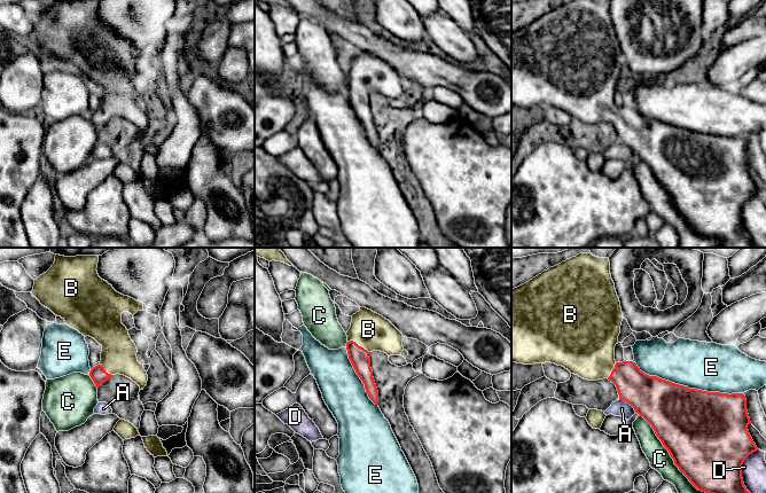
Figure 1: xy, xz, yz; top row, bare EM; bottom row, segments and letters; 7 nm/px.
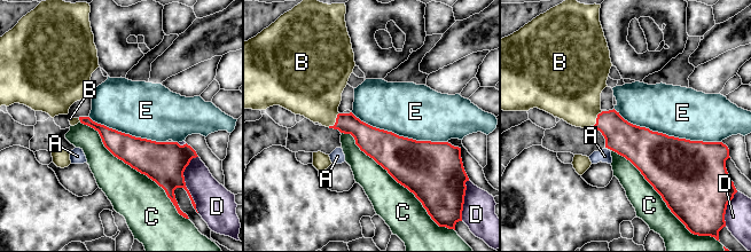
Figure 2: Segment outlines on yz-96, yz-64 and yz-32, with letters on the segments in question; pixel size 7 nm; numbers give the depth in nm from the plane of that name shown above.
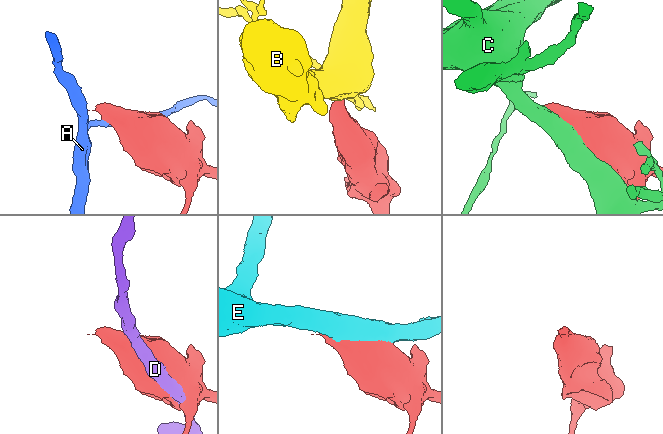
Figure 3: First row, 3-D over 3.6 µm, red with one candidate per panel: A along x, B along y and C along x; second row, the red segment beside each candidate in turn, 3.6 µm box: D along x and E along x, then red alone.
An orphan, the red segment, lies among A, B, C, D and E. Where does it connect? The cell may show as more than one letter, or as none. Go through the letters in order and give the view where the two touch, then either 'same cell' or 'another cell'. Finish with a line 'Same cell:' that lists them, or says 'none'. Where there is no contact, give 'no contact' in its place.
A: yz | another cell
B: xz | same cell
C: yz | another cell
D: yz | another cell
E: yz | another cell
Same cell: B

